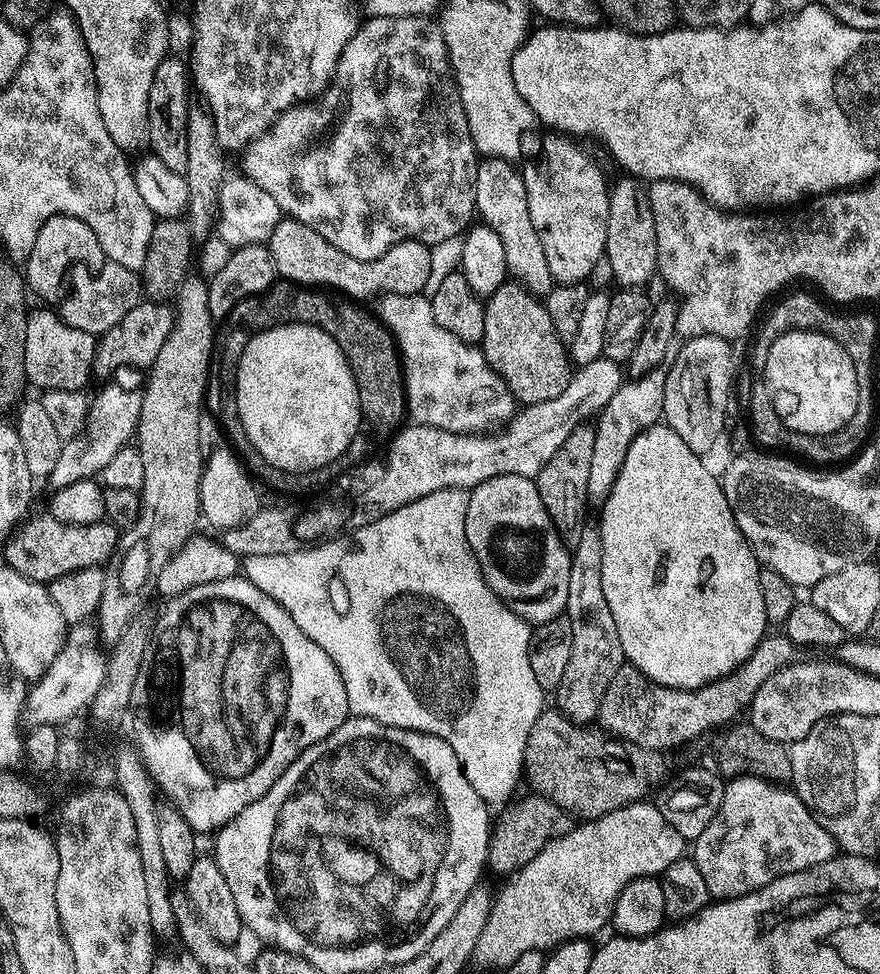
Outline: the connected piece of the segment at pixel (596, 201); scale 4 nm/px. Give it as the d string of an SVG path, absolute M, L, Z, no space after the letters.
M548 134L548 137L540 144L540 153L529 162L528 165L523 165L522 175L524 185L526 186L526 202L530 206L530 222L534 222L534 230L538 230L538 238L542 241L542 250L546 254L546 263L550 266L550 274L556 284L583 284L589 278L588 275L595 270L596 267L601 267L602 261L605 259L604 247L606 246L606 222L610 218L610 191L609 181L604 181L604 172L579 148L577 141L567 134Z

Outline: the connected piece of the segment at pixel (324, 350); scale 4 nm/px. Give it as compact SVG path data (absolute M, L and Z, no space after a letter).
M283 324L252 335L236 368L236 405L246 438L270 466L292 472L324 467L338 458L361 431L360 392L350 366L332 337L315 324Z

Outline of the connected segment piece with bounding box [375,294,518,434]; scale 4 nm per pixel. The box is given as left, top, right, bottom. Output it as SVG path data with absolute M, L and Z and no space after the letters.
M388 294L375 304L381 322L400 350L406 412L411 423L447 432L488 434L491 428L499 429L516 416L518 401L506 382L488 365L477 345L462 342L434 322L432 301L427 295Z

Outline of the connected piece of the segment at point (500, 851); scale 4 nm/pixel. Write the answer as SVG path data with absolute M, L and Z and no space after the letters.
M528 794L516 809L513 807L504 815L500 825L495 825L488 842L487 867L496 872L509 872L526 866L544 847L554 838L562 838L562 834L570 834L574 826L572 813L567 812L562 806L550 802L544 796Z

